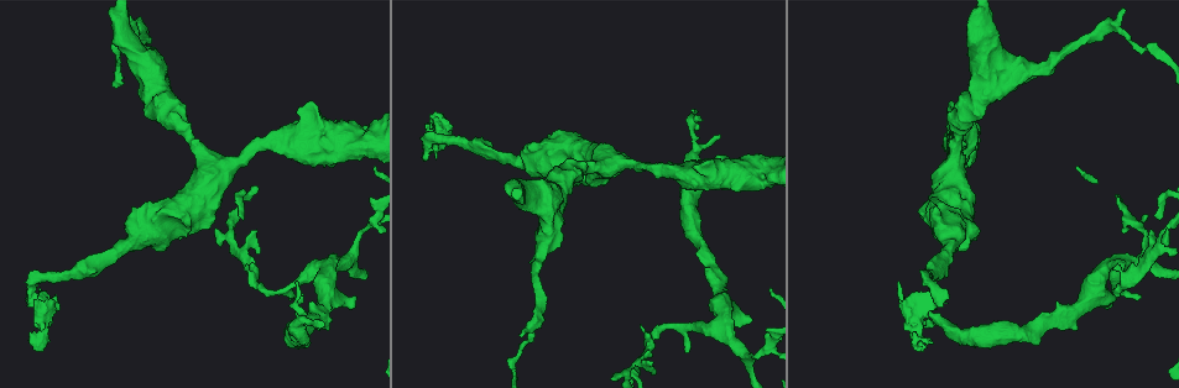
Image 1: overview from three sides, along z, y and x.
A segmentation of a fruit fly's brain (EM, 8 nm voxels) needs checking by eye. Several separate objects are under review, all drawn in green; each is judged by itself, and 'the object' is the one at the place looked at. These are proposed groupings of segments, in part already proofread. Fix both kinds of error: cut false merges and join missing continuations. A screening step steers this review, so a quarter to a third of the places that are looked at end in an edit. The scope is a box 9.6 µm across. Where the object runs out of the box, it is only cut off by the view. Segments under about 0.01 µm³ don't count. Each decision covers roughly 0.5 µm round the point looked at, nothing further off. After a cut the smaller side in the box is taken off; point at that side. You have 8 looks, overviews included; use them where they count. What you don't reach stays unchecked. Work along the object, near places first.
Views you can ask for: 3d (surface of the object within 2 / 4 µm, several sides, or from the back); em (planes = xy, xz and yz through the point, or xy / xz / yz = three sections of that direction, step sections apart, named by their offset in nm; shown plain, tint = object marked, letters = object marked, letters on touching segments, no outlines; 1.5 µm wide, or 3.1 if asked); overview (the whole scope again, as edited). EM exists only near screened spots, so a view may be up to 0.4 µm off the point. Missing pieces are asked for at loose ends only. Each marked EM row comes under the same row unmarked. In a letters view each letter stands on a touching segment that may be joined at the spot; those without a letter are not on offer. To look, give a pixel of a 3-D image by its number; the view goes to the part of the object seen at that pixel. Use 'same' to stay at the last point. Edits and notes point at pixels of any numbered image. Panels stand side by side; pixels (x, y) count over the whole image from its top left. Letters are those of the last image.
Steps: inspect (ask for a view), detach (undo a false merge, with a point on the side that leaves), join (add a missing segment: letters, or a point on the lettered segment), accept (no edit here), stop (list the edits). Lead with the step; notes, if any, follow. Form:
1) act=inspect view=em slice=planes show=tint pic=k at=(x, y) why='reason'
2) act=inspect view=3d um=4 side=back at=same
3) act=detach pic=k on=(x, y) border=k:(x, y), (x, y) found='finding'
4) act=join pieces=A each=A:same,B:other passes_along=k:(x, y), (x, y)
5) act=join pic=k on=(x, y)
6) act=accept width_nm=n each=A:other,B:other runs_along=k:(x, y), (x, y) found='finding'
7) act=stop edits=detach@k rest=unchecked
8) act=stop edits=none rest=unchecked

act=inspect view=em slice=yz step=8 show=tint pic=1 at=(291, 282) why='arms part here'

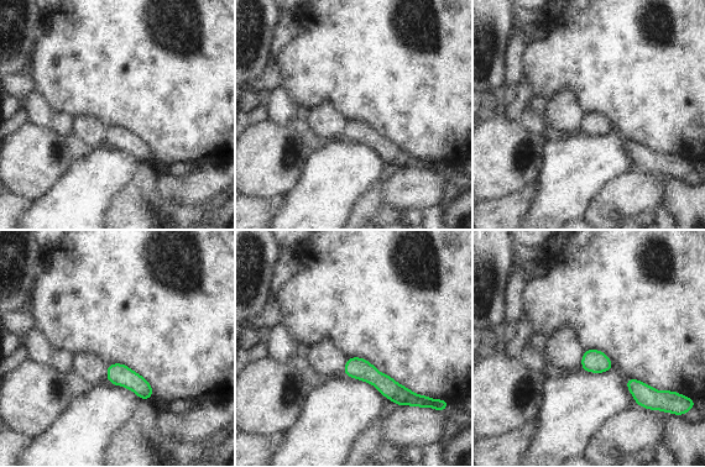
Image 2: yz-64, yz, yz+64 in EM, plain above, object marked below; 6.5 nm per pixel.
act=inspect view=em slice=planes show=letters at=same

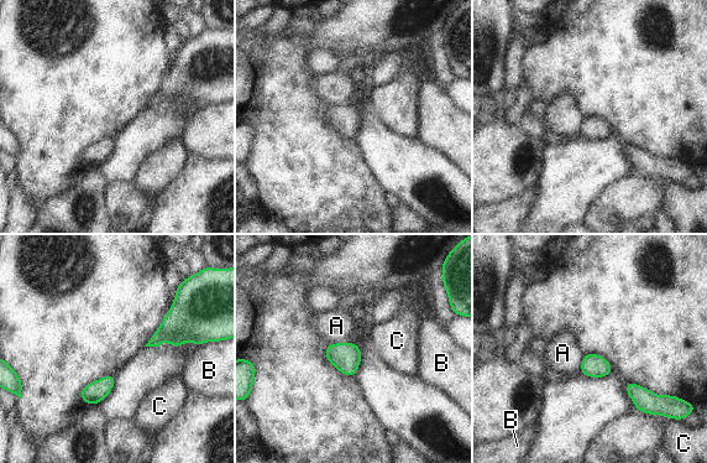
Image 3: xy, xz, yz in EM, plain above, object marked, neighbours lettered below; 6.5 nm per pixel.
act=accept each=A:other,B:other,C:other found='all the same cell'

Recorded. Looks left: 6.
act=inspect view=3d um=4 pic=1 at=(256, 233) why='branch stops here'

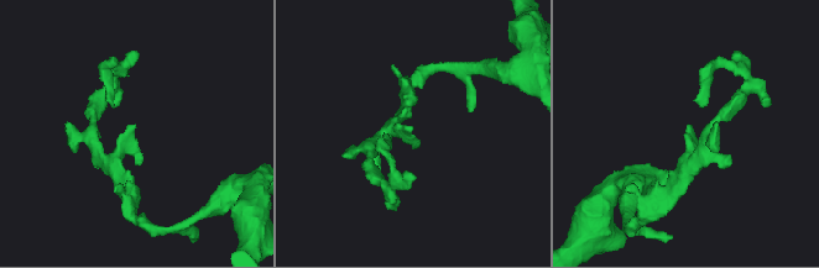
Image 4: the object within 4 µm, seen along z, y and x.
act=inspect view=em slice=planes show=letters pic=4 at=(411, 128) why='need the tissue'

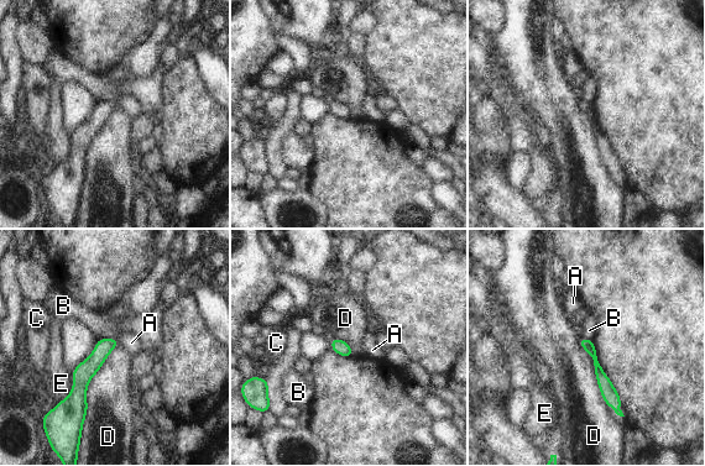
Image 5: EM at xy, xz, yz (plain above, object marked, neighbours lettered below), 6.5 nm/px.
act=join pieces=A each=A:same,B:other,C:other,D:other,E:other passes_along=5:(89, 367), (116, 341), (131, 343) found='it goes on there'

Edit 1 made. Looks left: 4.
act=inspect view=em slice=planes show=letters pic=1 at=(126, 246) why='calibre changes'

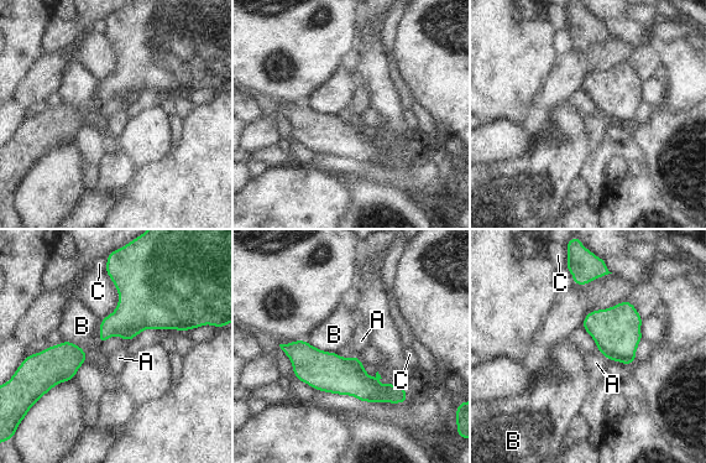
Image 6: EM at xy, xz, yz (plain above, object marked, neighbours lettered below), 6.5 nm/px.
act=accept longest_contact=B:220nm each=A:other,B:other,C:other runs_along=6:(284, 347), (323, 372), (403, 399) found='all the same cell'

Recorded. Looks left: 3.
act=stop edits=join@5 rest=unchecked

